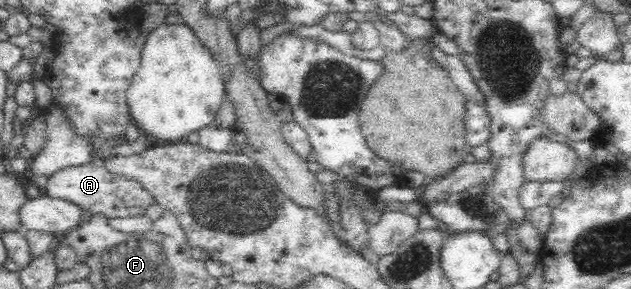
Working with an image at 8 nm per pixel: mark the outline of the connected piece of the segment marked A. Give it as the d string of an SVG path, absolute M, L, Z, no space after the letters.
M99 163L59 169L49 176L43 193L85 207L89 215L104 214L107 218L144 215L148 206L154 203L151 195L145 189L142 189L135 182L111 175Z

